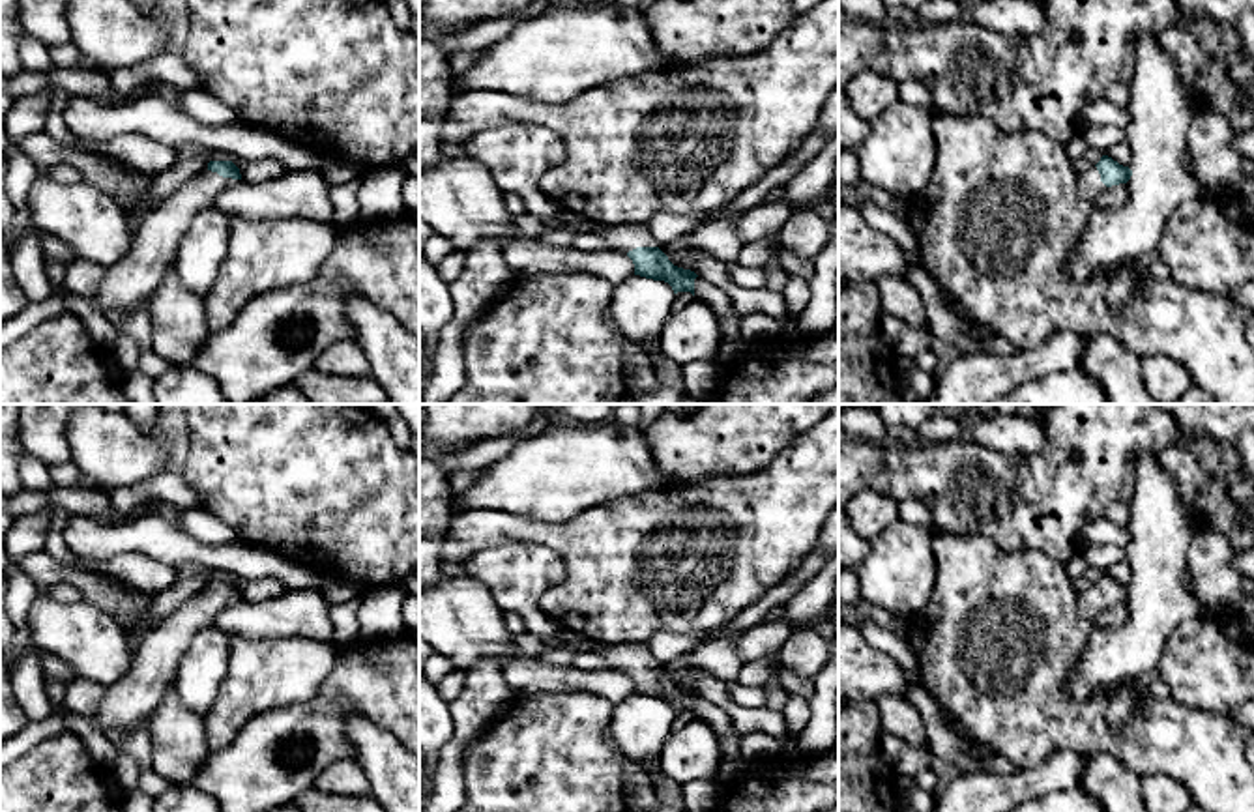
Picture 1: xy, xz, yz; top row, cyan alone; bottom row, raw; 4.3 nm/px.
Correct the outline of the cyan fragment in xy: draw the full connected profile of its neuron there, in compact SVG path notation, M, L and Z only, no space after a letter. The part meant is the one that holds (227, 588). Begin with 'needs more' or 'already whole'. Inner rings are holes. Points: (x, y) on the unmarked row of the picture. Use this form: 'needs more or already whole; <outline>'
needs more; M210 580L170 616L135 642L129 672L105 692L95 722L105 733L135 732L146 724L176 675L195 634L213 625L217 614L241 599L232 580Z

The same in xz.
needs more; M644 644L610 645L603 657L608 670L625 672L633 679L634 694L664 700L674 713L691 711L694 715L694 698L698 694L674 685Z

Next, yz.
needs more; M1102 574L1101 580L1091 586L1086 593L1078 595L1080 616L1093 625L1099 614L1112 604L1127 602L1132 595L1129 586L1119 584L1108 574Z

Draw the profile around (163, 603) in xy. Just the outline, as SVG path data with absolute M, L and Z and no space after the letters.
M206 573L189 578L180 578L168 589L159 591L150 601L148 617L161 621L182 606L191 595L208 587L210 576Z

